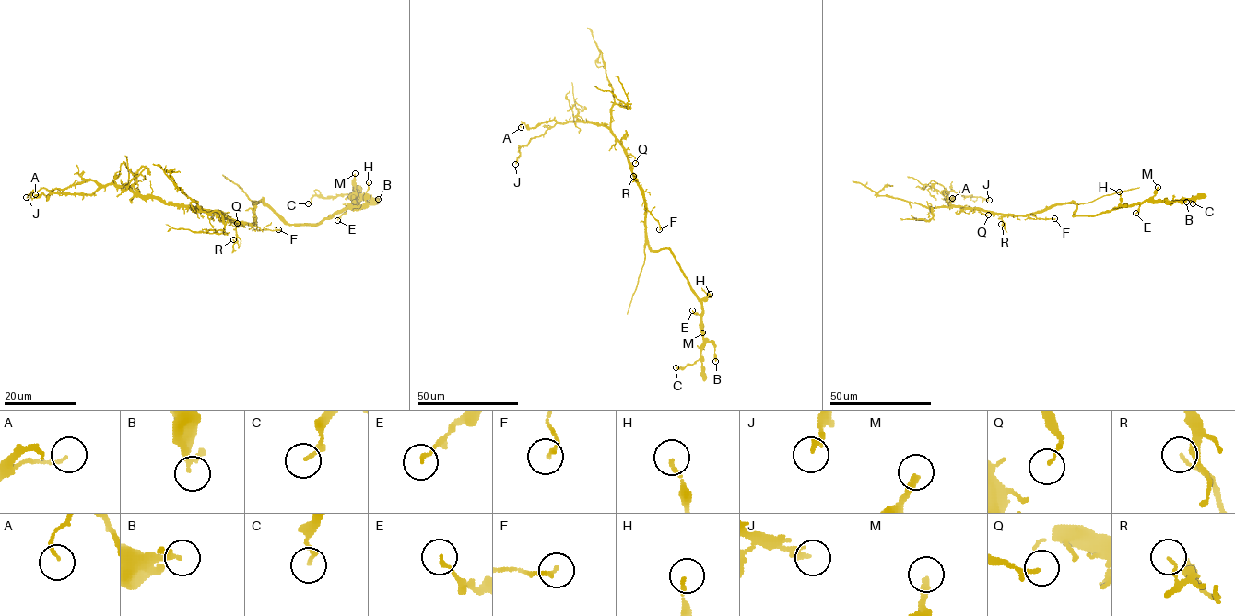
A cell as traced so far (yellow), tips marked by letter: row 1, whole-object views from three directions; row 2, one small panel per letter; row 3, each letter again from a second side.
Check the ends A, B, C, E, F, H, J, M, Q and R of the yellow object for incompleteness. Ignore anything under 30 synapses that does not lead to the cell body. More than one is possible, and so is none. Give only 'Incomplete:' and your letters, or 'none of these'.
Incomplete: none of these

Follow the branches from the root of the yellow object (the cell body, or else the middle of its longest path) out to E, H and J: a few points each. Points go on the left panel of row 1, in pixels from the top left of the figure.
E: (254, 217), (254, 206), (263, 202), (288, 224), (318, 224), (354, 203), (337, 220)
H: (254, 217), (254, 206), (263, 202), (288, 224), (318, 224), (347, 207), (361, 207), (366, 203), (369, 182)
J: (254, 217), (252, 223), (235, 223), (223, 214), (141, 198), (126, 187), (92, 180), (41, 188), (26, 197)

